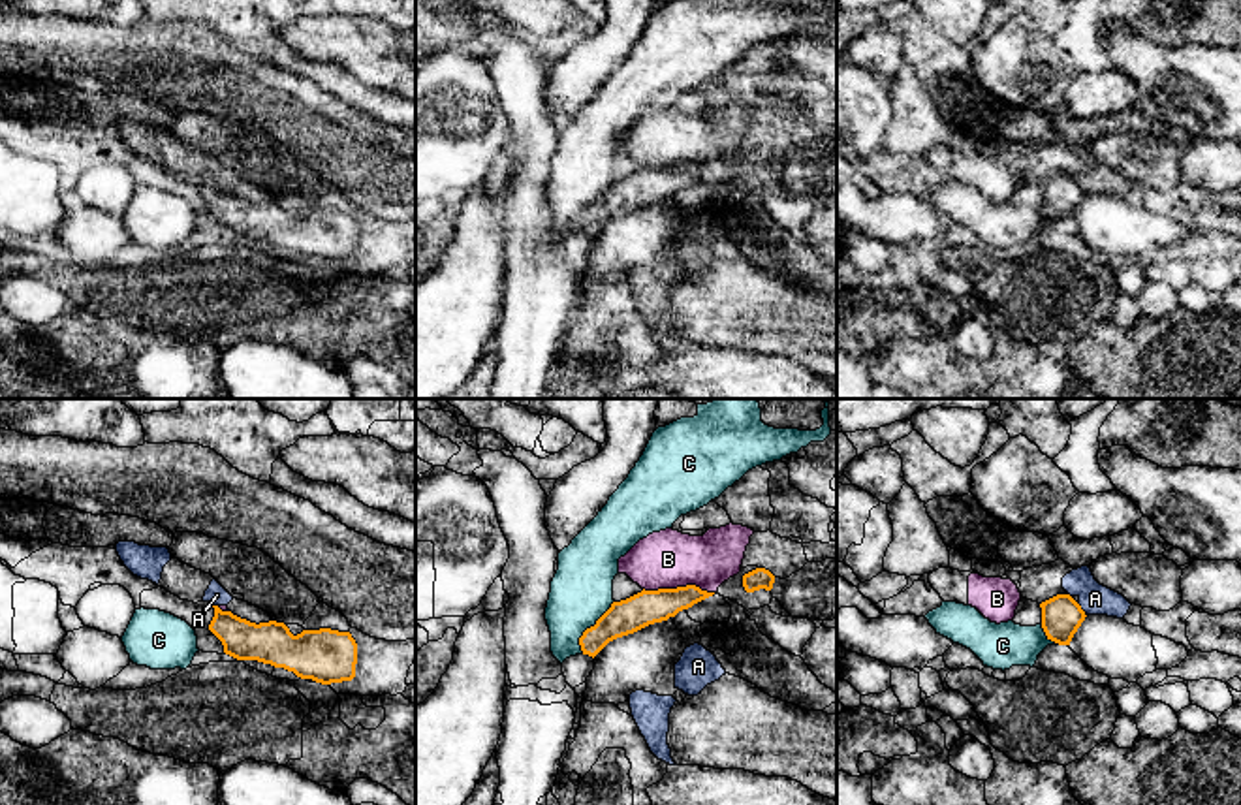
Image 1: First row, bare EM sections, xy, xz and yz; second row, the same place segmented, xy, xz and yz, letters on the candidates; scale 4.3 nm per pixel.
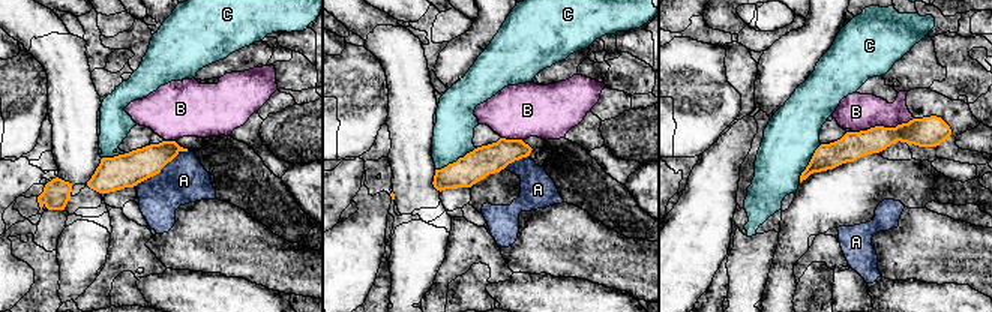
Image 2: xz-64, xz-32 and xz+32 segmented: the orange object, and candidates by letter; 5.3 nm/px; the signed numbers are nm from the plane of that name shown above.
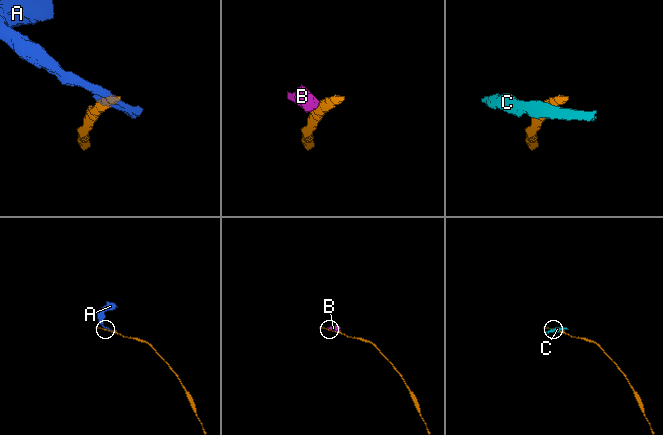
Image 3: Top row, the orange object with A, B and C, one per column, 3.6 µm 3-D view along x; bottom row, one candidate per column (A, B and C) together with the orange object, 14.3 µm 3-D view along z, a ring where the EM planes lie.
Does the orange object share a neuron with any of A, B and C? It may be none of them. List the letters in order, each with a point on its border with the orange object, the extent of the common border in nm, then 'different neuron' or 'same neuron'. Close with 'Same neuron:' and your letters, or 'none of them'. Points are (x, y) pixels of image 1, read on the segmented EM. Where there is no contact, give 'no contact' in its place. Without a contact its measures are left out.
A: contact yz (1080, 608); length 50 nm; different neuron
B: contact xz (679, 587); length 300 nm; different neuron
C: contact xz (591, 627); length 280 nm; different neuron
Same neuron: none of them

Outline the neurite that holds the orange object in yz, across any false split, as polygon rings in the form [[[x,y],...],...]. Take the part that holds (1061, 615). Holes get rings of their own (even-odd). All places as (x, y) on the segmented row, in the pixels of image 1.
[[[1057,594],[1040,604],[1042,628],[1047,639],[1059,645],[1070,645],[1074,634],[1085,621],[1085,611],[1070,594]]]

